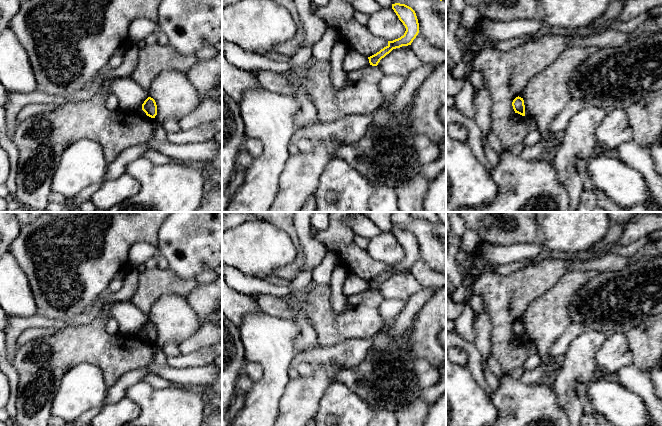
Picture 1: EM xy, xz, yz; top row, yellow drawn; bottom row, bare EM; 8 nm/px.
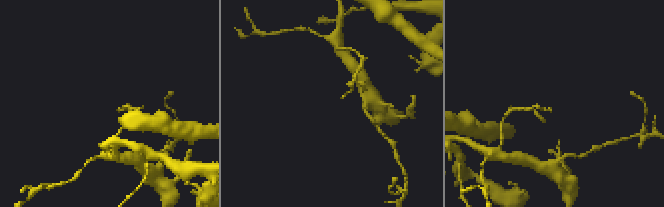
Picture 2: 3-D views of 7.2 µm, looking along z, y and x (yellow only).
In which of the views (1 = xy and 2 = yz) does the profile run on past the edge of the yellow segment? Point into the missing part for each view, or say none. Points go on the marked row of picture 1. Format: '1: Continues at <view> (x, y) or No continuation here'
1: No continuation here
2: No continuation here

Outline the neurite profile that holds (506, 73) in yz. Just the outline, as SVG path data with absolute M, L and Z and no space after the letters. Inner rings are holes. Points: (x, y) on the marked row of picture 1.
M541 35L511 50L487 48L474 57L472 72L478 70L491 95L491 130L502 146L509 150L523 143L529 133L525 119L531 119L543 138L548 138L549 127L571 99L570 88L576 69L600 48L569 47L568 35ZM523 93L525 115L516 113L512 102Z

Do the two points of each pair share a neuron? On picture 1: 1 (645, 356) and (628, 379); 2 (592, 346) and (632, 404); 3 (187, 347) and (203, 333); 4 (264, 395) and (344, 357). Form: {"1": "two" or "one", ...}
{"1": "two", "2": "two", "3": "one", "4": "two"}

